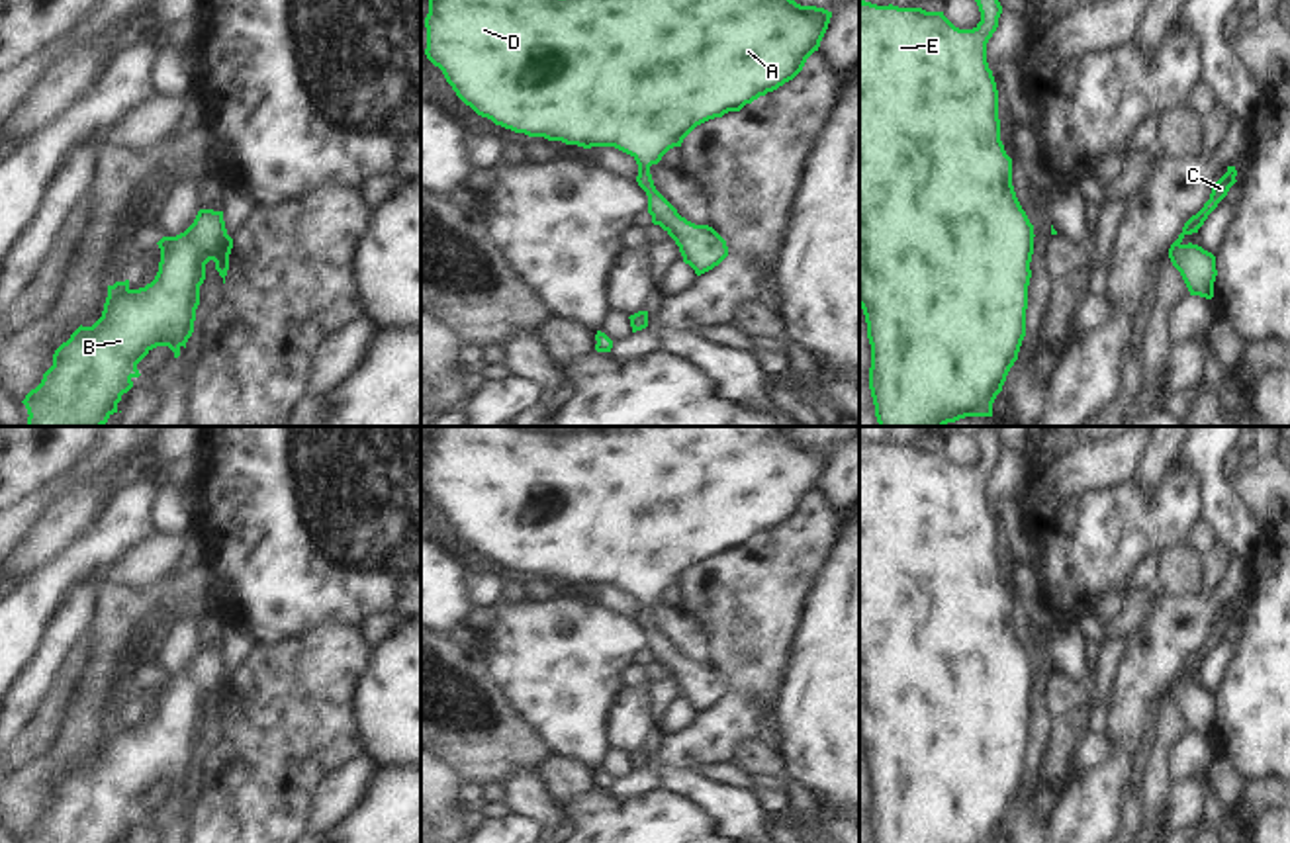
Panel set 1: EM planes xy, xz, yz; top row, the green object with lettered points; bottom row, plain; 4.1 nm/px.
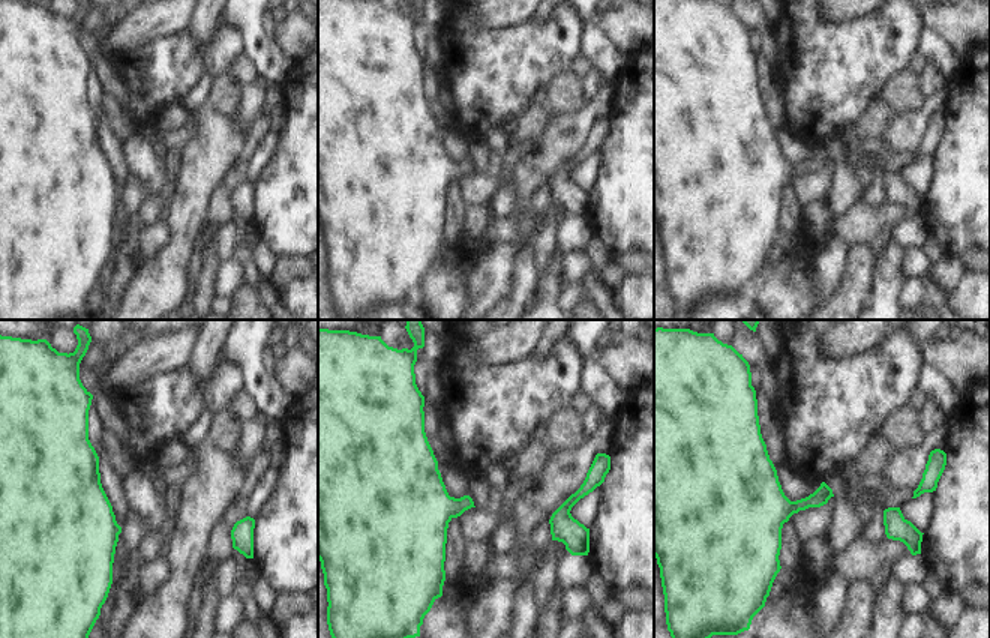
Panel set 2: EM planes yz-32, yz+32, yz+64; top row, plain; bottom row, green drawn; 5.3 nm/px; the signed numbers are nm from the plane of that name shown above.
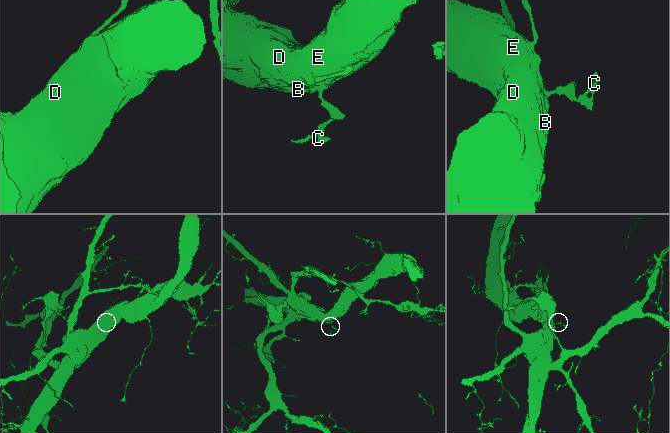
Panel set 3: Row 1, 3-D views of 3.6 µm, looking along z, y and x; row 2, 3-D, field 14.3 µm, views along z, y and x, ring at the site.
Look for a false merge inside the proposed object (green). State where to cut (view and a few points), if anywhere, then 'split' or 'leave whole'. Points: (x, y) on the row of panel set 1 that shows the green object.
no cut; leave whole

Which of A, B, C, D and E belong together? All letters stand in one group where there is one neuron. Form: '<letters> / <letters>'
A B C D E

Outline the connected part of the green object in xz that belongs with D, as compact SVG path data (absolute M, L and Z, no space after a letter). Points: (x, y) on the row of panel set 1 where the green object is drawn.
M429 0L429 14L425 18L425 55L442 70L456 96L478 115L491 119L495 125L529 137L544 137L548 141L562 141L583 149L615 147L630 155L638 164L636 182L648 196L648 213L652 215L652 223L660 225L675 241L683 262L701 276L728 256L726 241L713 227L695 225L681 217L656 190L650 166L658 164L669 149L681 147L683 139L697 125L722 117L728 111L740 111L746 104L752 104L760 96L765 96L793 80L803 70L806 59L818 51L830 18L832 12L816 6L801 6L795 0Z

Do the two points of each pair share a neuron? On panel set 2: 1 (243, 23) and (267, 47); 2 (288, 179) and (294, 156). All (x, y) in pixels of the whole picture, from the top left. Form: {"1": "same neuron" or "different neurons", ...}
{"1": "same neuron", "2": "same neuron"}

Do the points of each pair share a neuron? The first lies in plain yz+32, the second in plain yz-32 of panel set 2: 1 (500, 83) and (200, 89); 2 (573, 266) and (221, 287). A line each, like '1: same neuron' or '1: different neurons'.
1: different neurons
2: same neuron

